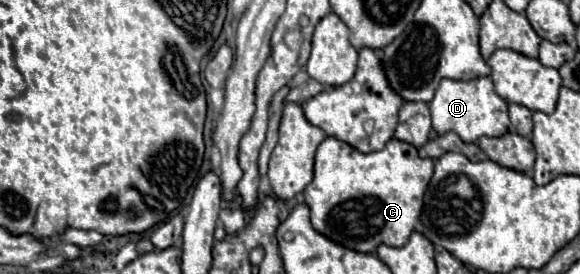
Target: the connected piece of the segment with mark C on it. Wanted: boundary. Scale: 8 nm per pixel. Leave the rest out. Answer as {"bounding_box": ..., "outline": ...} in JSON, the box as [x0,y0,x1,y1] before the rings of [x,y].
{"bounding_box":[302,137,432,253],"outline":[[[326,137],[316,151],[314,179],[302,191],[314,229],[360,253],[374,253],[380,241],[402,247],[420,219],[432,167],[432,159],[422,159],[416,147],[398,139],[390,139],[382,151],[360,153],[344,141]]]}

